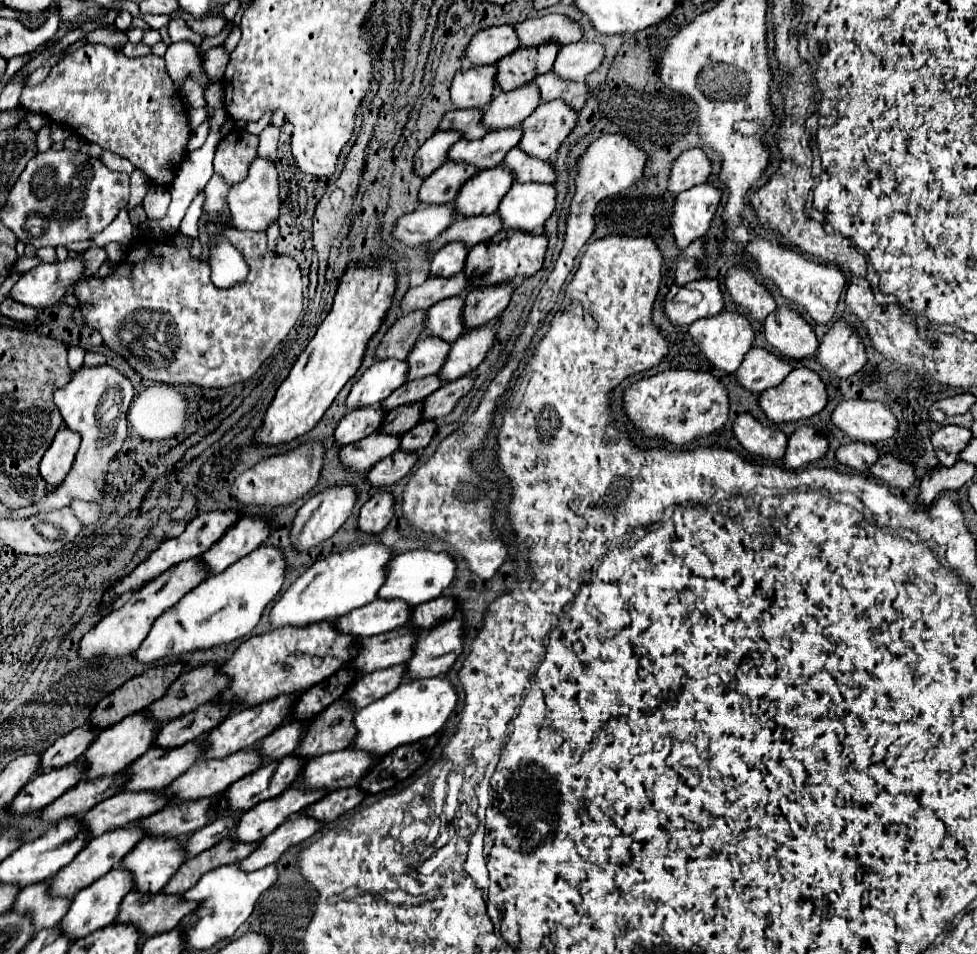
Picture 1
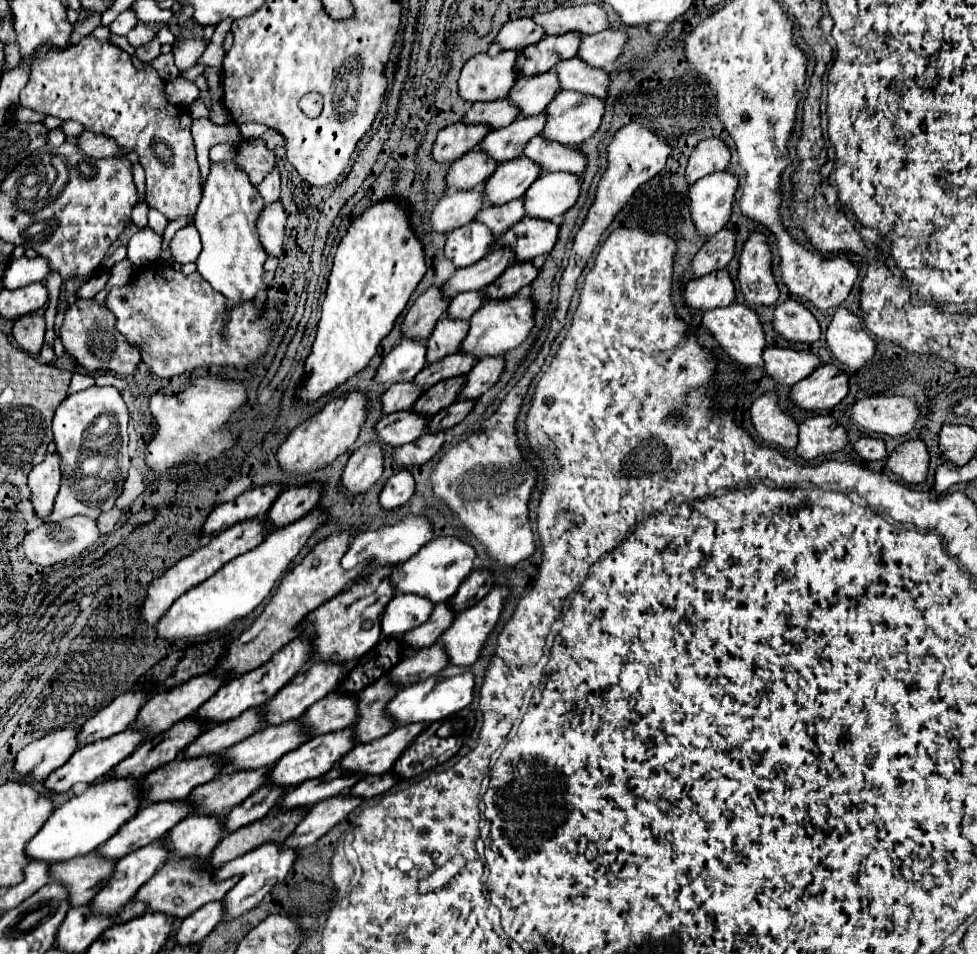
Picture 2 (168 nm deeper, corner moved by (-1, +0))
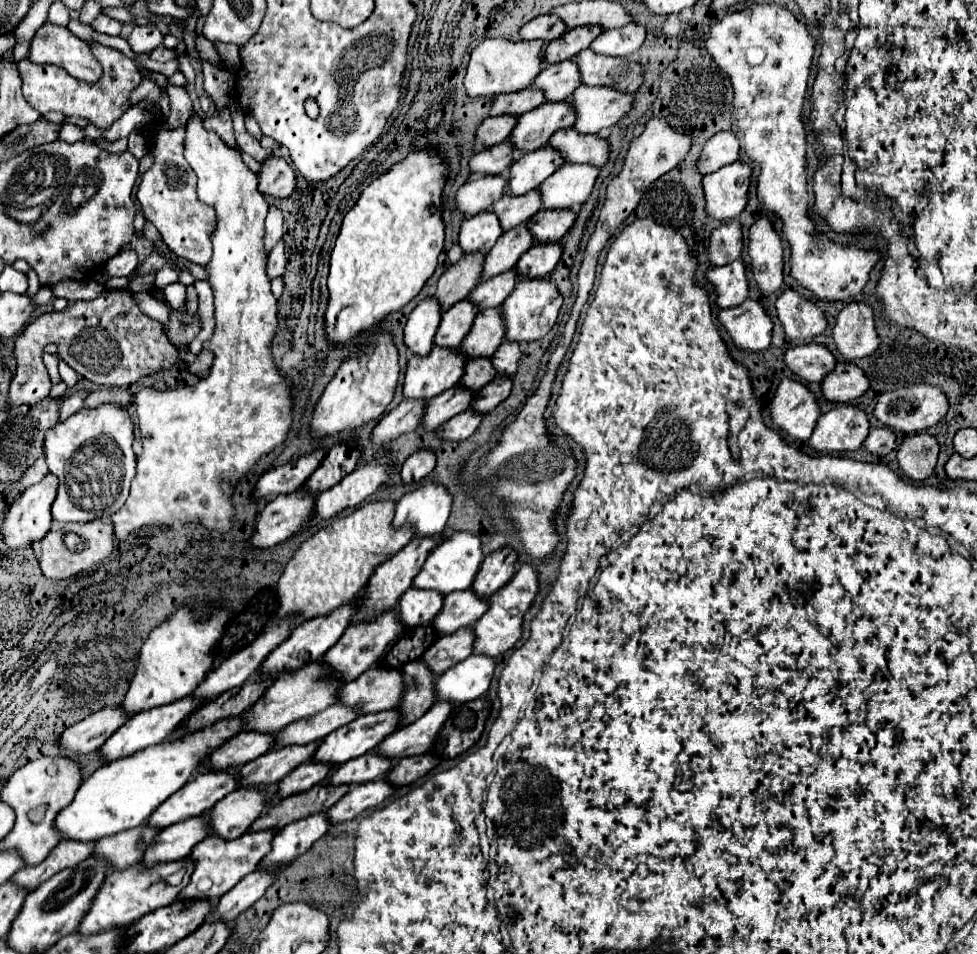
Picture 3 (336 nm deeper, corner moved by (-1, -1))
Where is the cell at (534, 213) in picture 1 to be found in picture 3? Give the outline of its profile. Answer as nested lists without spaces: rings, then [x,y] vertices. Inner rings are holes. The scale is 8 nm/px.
[[[563,164],[541,186],[543,210],[579,210],[593,190],[599,168],[589,164]]]

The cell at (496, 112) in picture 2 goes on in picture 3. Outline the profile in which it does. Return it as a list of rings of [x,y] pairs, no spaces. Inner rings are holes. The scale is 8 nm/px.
[[[525,88],[513,94],[499,94],[493,98],[489,116],[521,116],[533,108],[537,108],[543,102],[541,92],[533,90],[533,88]]]

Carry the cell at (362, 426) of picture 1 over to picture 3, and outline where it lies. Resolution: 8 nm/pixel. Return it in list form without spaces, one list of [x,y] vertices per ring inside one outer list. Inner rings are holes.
[[[433,346],[431,354],[421,358],[421,356],[411,356],[407,362],[407,372],[405,372],[405,382],[403,382],[403,398],[407,400],[429,400],[449,388],[453,388],[459,378],[463,376],[465,368],[465,358],[457,352],[457,348],[437,348]]]

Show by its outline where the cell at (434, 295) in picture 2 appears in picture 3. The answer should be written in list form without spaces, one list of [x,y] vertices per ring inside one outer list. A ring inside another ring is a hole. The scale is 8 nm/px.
[[[481,254],[463,256],[461,262],[447,268],[447,272],[439,278],[433,296],[437,298],[441,312],[447,312],[459,300],[465,300],[469,292],[477,286],[477,278],[483,268],[483,258],[485,256]]]

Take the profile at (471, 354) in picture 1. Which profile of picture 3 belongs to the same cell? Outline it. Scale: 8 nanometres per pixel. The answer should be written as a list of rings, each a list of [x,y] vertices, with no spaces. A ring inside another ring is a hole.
[[[519,278],[515,284],[515,290],[501,306],[505,340],[521,344],[521,342],[533,342],[541,336],[545,336],[551,330],[551,326],[555,324],[561,304],[563,304],[563,298],[559,296],[555,282],[551,282],[549,278],[535,278],[535,280]]]

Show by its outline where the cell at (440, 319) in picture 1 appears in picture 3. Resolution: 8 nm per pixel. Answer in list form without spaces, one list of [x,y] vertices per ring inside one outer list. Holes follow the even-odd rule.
[[[515,270],[505,272],[505,274],[499,274],[493,280],[487,280],[483,284],[477,284],[477,288],[469,294],[467,300],[471,300],[471,304],[475,304],[479,310],[497,308],[513,292],[515,280],[517,280]]]

